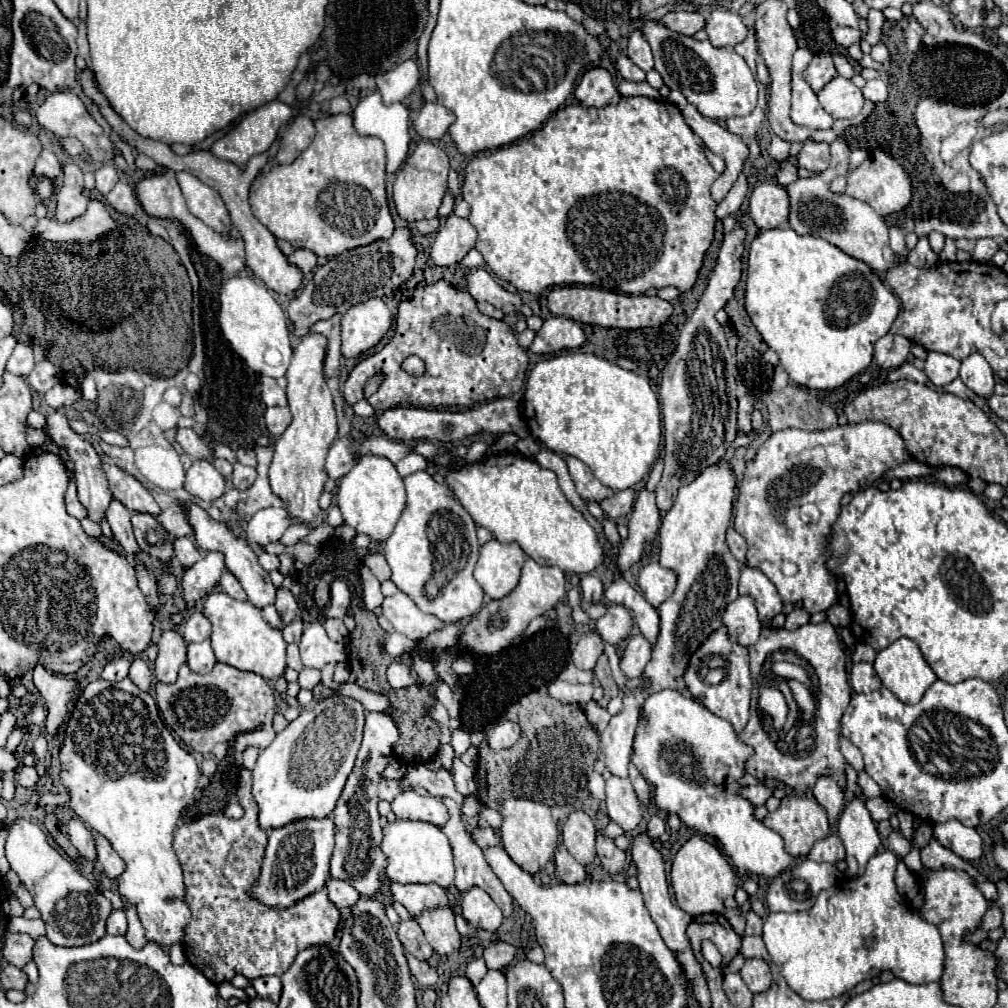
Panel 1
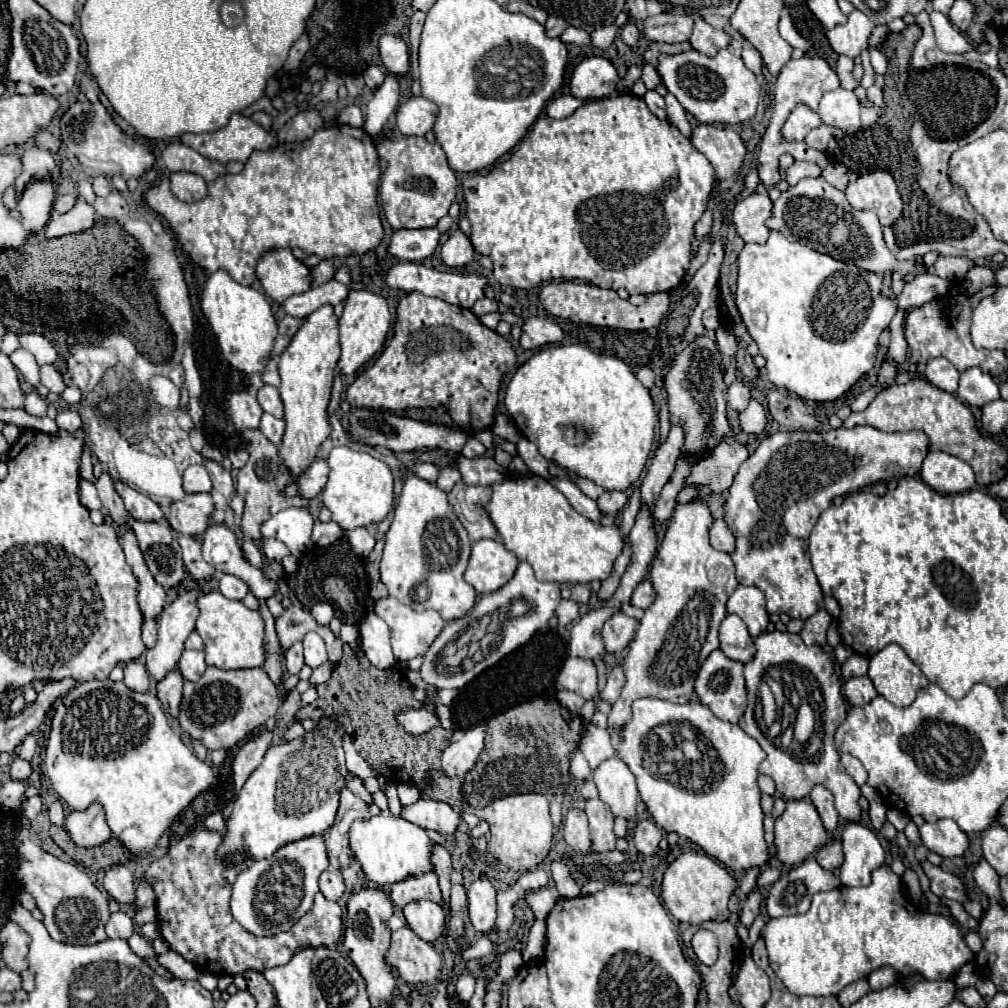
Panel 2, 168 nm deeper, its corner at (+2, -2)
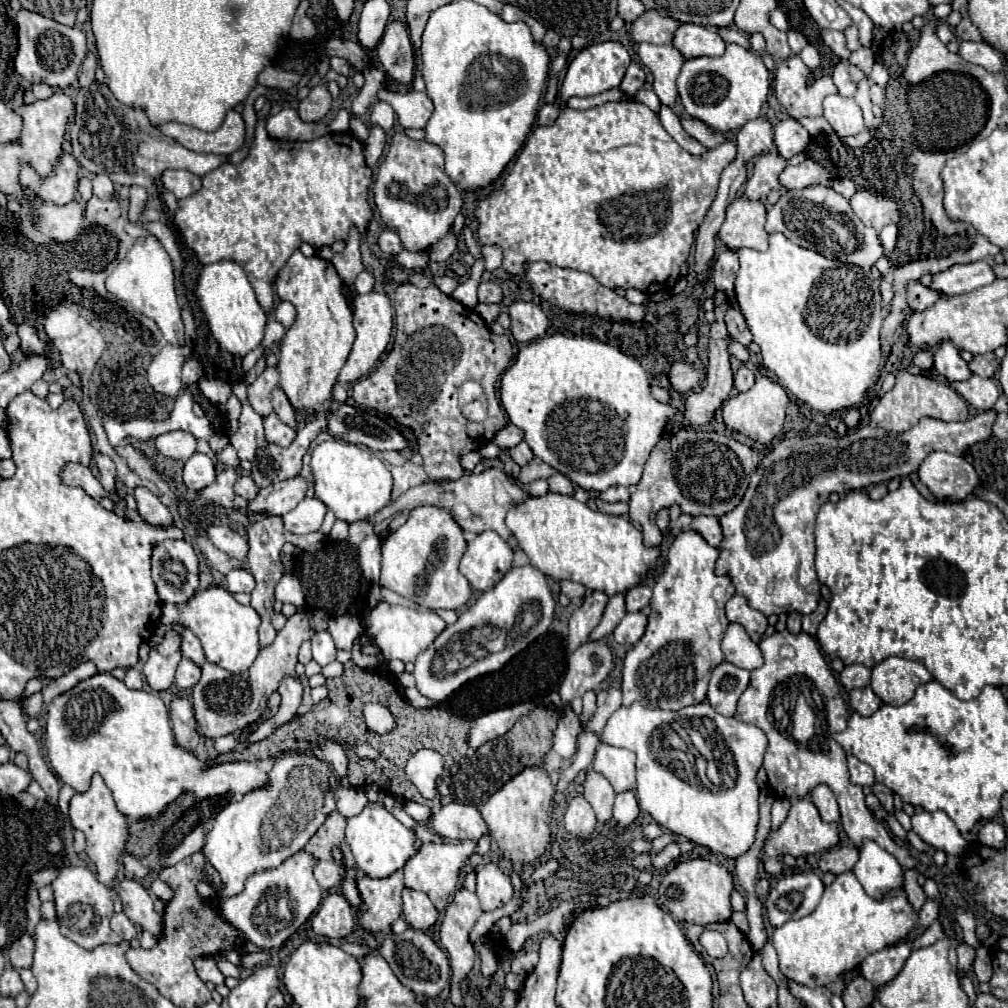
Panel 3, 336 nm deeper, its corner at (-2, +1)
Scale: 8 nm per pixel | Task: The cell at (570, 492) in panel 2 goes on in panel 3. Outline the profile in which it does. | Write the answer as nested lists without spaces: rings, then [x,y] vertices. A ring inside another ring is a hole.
[[[556,472],[552,478],[548,478],[549,490],[552,492],[558,492],[558,494],[566,494],[566,496],[572,496],[574,494],[574,484],[560,472]]]

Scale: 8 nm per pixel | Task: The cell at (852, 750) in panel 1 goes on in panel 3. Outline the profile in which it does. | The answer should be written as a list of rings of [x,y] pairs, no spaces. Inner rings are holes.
[[[848,756],[848,770],[850,770],[850,780],[858,786],[874,786],[874,772],[868,764],[860,762],[854,756]]]

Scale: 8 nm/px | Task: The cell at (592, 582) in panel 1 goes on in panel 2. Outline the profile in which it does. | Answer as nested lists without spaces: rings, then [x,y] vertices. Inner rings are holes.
[[[572,585],[570,593],[572,593],[572,599],[576,603],[586,603],[590,599],[590,595],[592,595],[592,591],[590,591],[588,585]]]

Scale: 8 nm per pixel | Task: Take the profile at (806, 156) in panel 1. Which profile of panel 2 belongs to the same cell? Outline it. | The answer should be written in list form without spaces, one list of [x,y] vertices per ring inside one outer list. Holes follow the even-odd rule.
[[[794,161],[788,169],[786,169],[786,181],[788,185],[796,185],[800,179],[804,177],[820,177],[822,169],[814,163],[808,163],[808,161]]]

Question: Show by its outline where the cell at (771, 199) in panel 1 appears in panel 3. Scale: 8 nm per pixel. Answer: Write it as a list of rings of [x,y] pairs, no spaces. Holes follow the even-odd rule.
[[[740,196],[728,206],[726,220],[718,232],[718,238],[732,250],[740,250],[746,246],[766,250],[768,232],[764,230],[764,222],[766,204]]]

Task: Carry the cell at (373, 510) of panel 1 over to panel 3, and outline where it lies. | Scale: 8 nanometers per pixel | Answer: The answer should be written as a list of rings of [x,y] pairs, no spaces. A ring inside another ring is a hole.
[[[338,438],[322,442],[312,452],[312,472],[316,496],[336,514],[336,518],[346,520],[348,524],[370,518],[390,504],[392,474],[386,464],[366,448]]]

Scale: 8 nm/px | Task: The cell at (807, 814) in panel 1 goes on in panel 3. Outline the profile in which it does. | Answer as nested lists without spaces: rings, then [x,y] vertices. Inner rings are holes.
[[[800,798],[800,800],[792,802],[790,814],[784,820],[784,824],[774,834],[768,836],[768,842],[764,846],[764,868],[770,874],[780,874],[782,872],[780,856],[784,856],[784,854],[790,854],[794,858],[808,856],[808,854],[824,852],[824,850],[828,850],[828,848],[832,848],[836,844],[838,844],[838,828],[836,828],[836,824],[822,822],[814,802],[810,798]]]

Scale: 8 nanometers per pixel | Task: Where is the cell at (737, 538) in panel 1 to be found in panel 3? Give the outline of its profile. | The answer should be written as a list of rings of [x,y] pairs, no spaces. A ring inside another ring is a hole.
[[[696,516],[690,528],[700,532],[702,538],[710,546],[720,546],[722,544],[722,526],[720,526],[720,520],[716,516]]]

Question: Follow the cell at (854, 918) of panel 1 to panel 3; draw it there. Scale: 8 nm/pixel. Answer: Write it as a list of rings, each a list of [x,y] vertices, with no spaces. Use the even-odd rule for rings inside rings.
[[[848,870],[826,886],[822,900],[812,914],[774,928],[772,944],[778,952],[780,970],[788,980],[810,988],[828,988],[846,972],[858,970],[866,956],[880,952],[886,946],[900,944],[916,924],[918,912],[910,906],[902,888],[892,888],[882,898],[872,898],[864,892],[854,872]]]

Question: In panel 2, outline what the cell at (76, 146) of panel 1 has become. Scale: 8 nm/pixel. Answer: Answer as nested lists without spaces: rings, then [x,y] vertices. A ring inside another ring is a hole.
[[[42,131],[42,133],[38,133],[38,137],[34,139],[40,147],[44,147],[44,149],[50,149],[52,153],[56,153],[58,151],[58,145],[60,145],[60,141],[50,133],[50,131]]]

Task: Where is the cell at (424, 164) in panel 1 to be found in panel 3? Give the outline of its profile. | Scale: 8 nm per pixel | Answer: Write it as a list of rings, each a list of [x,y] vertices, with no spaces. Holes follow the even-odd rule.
[[[396,132],[384,152],[374,178],[374,202],[382,222],[400,234],[404,248],[410,252],[428,250],[436,244],[462,210],[462,194],[444,172],[442,148],[426,140],[412,140],[404,132]]]

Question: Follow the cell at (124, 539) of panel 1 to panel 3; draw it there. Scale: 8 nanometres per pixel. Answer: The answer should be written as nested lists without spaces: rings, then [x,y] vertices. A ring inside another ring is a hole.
[[[98,454],[94,460],[96,460],[96,466],[100,470],[102,486],[108,492],[114,492],[114,488],[116,488],[116,466],[114,466],[114,462],[108,456],[104,456],[104,454]]]

